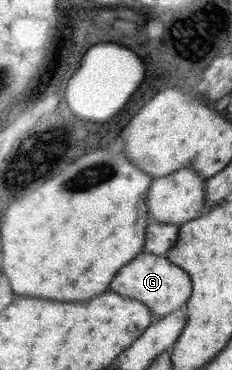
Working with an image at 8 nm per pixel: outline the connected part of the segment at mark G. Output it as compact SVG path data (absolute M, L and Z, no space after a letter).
M143 250L135 259L121 267L114 275L108 289L123 297L144 303L151 310L153 319L157 319L185 307L186 301L192 294L192 281L184 269L171 263L165 256L153 255Z

